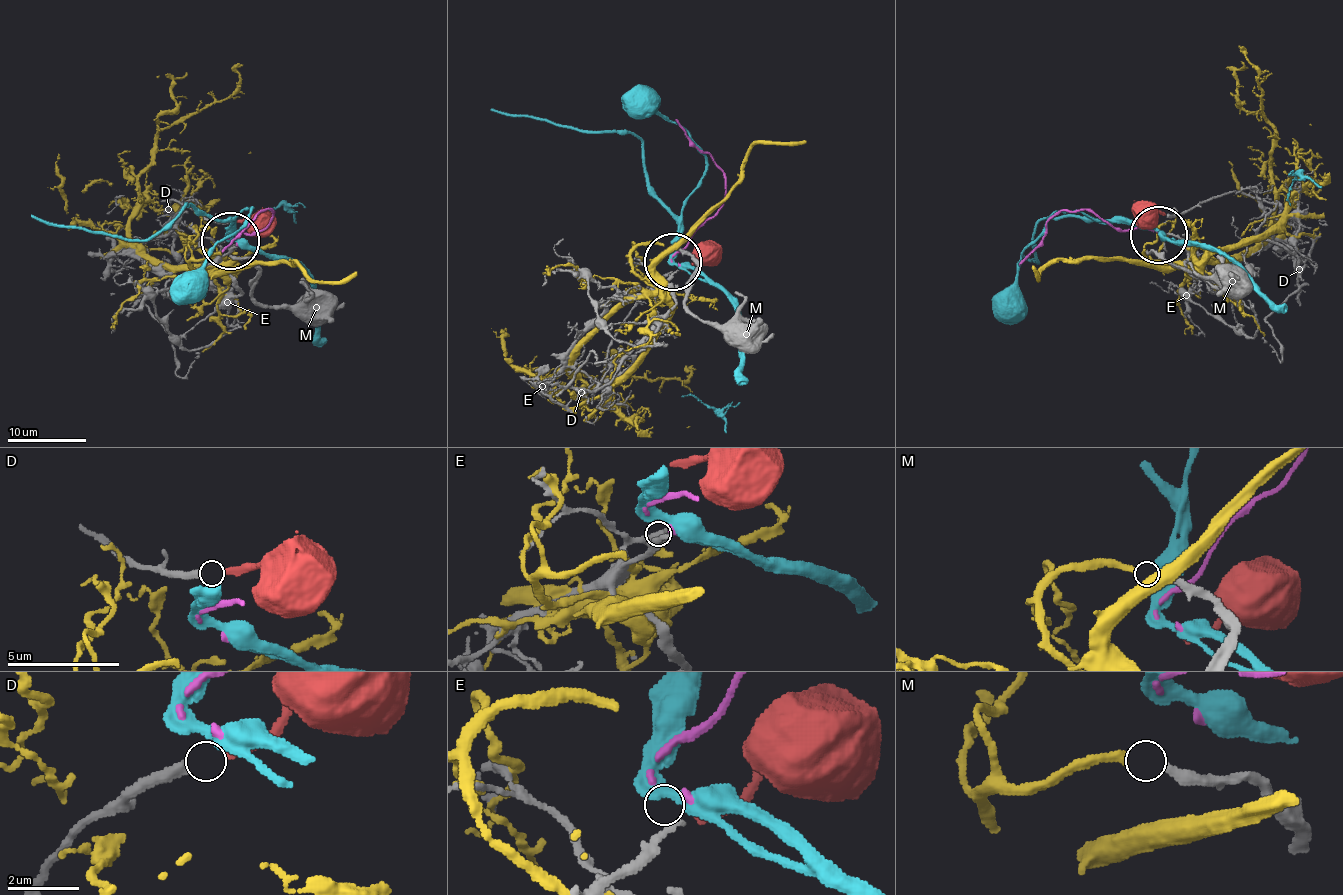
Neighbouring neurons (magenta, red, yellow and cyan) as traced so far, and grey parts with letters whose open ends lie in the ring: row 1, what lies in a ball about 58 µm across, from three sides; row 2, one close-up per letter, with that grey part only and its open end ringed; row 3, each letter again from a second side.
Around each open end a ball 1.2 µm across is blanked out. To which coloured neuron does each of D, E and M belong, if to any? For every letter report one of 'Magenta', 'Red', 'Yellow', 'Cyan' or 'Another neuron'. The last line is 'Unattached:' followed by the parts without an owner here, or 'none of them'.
D: Red
E: Another neuron
M: Yellow
Unattached: E

